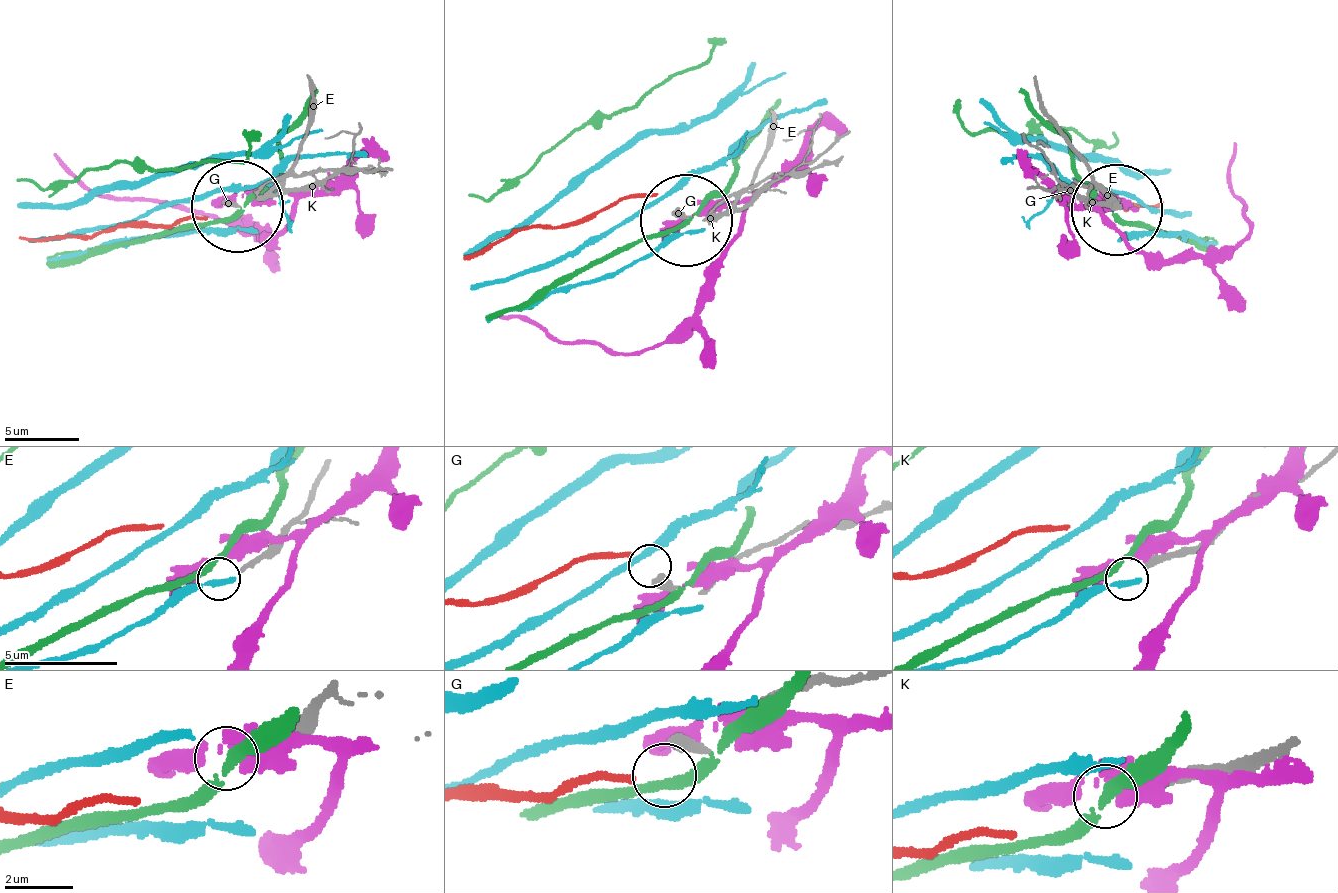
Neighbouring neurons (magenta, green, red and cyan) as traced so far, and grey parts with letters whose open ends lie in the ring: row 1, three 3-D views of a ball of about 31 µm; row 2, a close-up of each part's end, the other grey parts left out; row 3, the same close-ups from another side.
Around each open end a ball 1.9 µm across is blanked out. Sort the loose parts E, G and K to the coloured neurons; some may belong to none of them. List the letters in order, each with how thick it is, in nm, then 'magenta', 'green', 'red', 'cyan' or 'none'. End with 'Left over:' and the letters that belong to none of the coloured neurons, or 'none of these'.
E: calibre 220 nm; none
G: calibre 440 nm; red
K: calibre 360 nm; none
Left over: E, K

